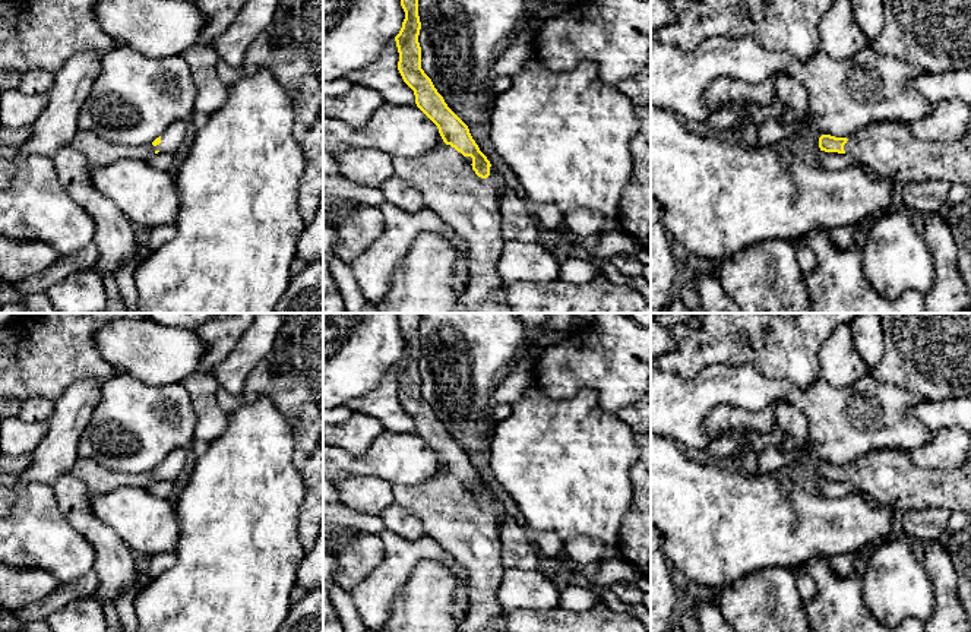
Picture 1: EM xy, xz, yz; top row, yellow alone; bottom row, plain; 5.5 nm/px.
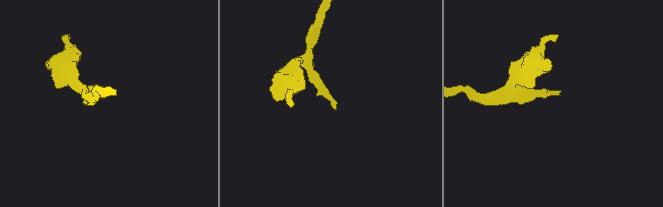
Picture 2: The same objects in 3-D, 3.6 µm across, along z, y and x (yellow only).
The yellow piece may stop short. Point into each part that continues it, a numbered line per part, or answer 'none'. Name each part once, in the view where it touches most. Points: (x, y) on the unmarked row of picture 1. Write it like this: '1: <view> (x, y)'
1: xz (470, 533)

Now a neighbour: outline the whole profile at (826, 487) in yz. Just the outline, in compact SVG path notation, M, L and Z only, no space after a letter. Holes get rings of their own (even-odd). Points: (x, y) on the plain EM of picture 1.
M820 478L817 494L822 497L844 497L848 494L857 493L864 497L870 505L877 505L879 502L873 497L861 493L854 484L848 481L838 481L838 480L825 480Z

